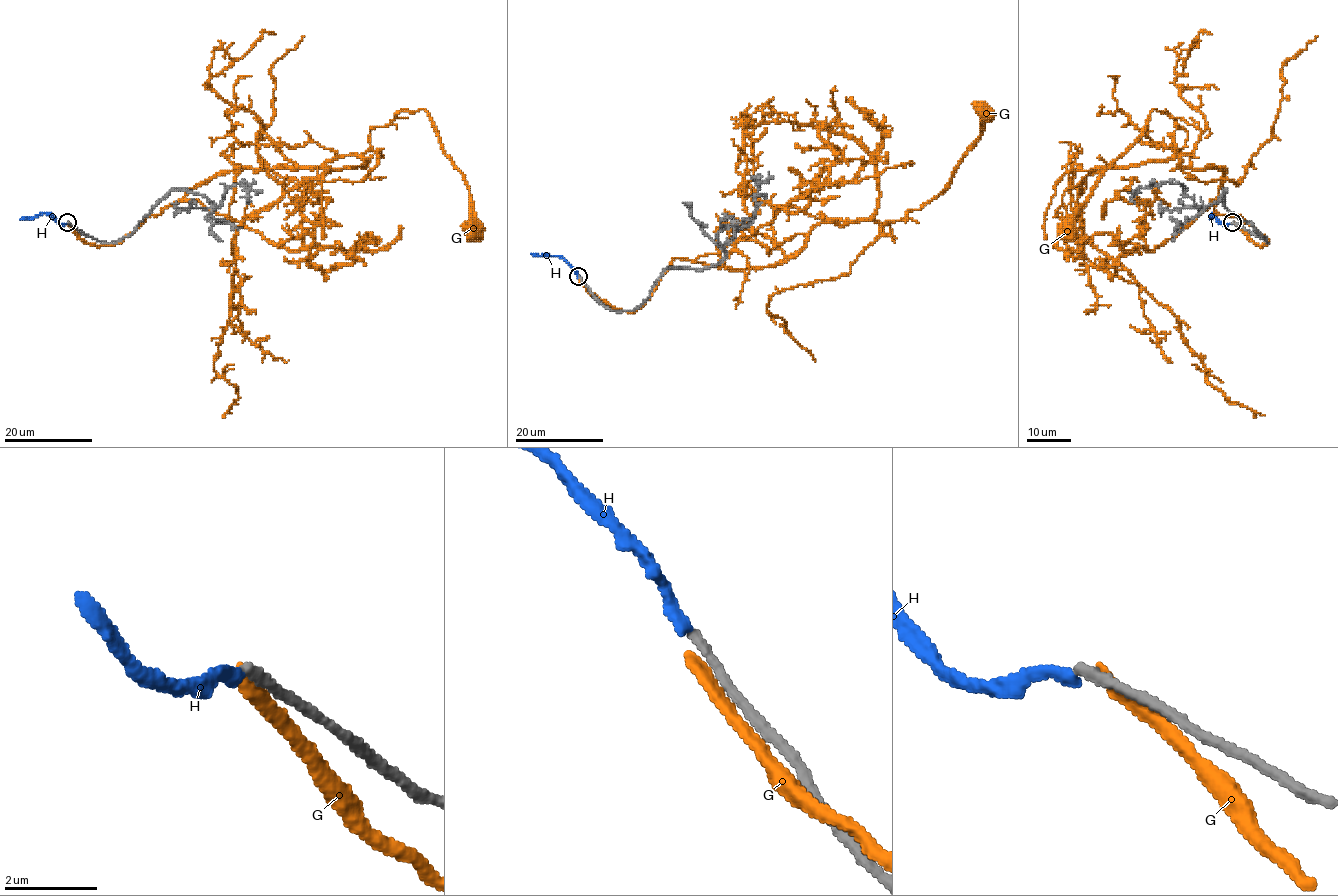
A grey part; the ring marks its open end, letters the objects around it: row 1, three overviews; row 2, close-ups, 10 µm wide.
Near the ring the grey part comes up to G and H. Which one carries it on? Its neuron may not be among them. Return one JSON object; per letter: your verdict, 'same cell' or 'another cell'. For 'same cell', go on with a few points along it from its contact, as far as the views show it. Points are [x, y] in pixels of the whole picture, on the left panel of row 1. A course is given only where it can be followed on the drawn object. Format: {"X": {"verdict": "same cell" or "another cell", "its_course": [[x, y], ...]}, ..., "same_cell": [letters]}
{"G": {"verdict": "another cell"}, "H": {"verdict": "another cell"}, "same_cell": []}

